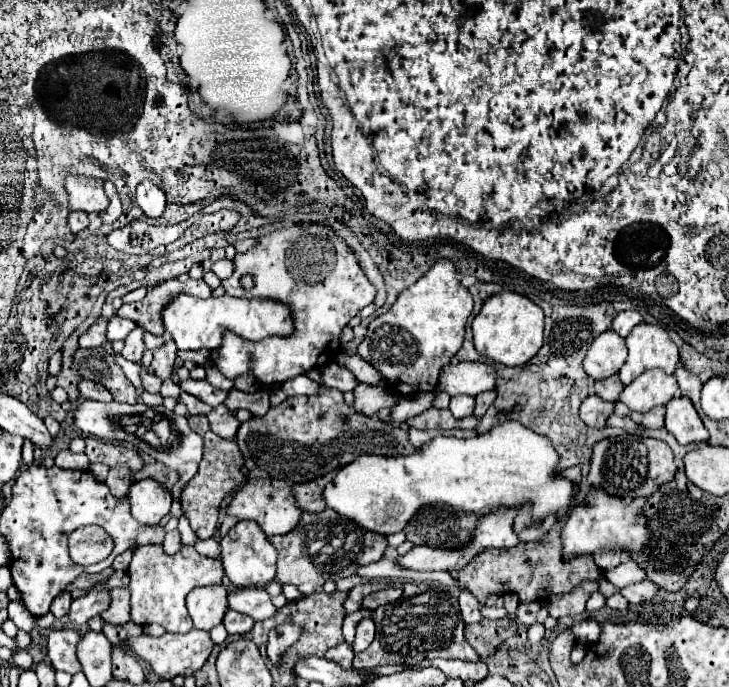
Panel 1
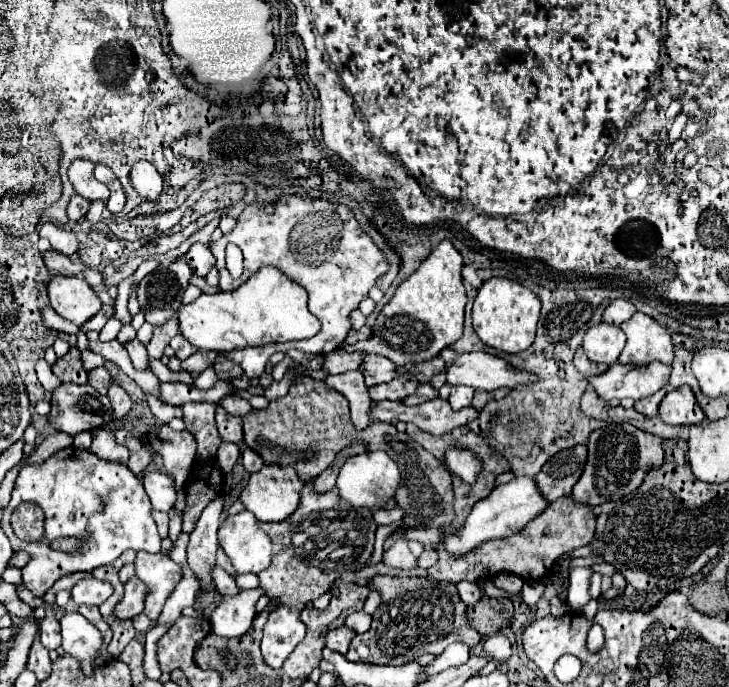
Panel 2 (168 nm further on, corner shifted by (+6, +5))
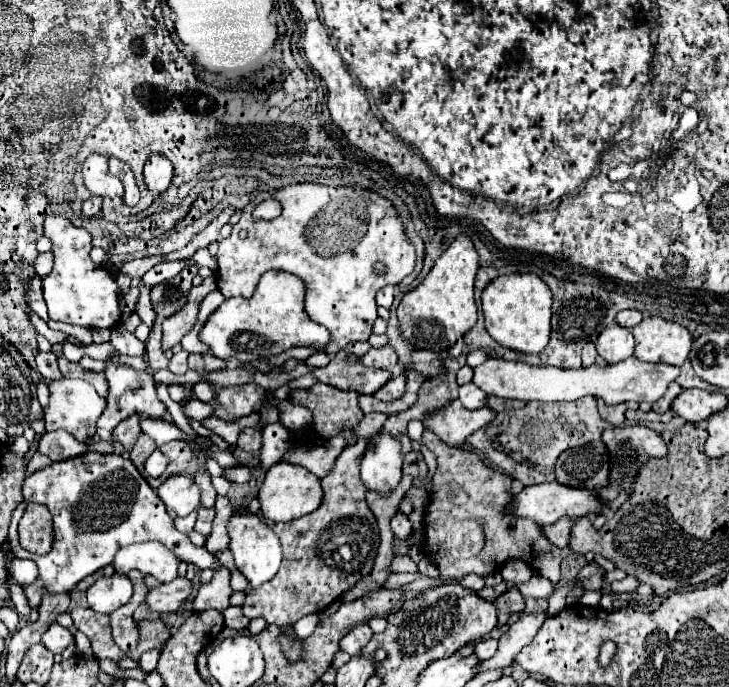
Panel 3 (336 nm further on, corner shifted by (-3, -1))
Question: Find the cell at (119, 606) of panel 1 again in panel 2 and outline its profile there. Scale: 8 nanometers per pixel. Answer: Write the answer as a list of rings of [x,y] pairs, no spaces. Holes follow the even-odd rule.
[[[132,577],[124,583],[124,597],[114,607],[114,615],[118,619],[132,619],[144,609],[144,585],[140,585],[138,577]]]

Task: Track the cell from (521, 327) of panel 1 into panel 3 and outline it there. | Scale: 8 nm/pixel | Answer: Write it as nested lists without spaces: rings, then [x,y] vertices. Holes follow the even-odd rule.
[[[535,273],[497,277],[483,291],[483,315],[489,335],[499,345],[521,353],[541,353],[551,333],[551,291]]]

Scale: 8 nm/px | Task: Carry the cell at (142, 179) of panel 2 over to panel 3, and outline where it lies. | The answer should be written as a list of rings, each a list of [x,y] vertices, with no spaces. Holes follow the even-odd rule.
[[[151,153],[147,163],[145,163],[145,183],[151,191],[155,193],[163,193],[167,191],[167,187],[171,185],[171,177],[173,177],[173,165],[165,155],[159,153]]]

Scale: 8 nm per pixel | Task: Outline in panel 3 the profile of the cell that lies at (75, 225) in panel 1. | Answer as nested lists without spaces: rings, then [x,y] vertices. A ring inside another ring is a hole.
[[[89,197],[87,201],[83,201],[83,215],[87,217],[97,217],[101,211],[101,197]]]

